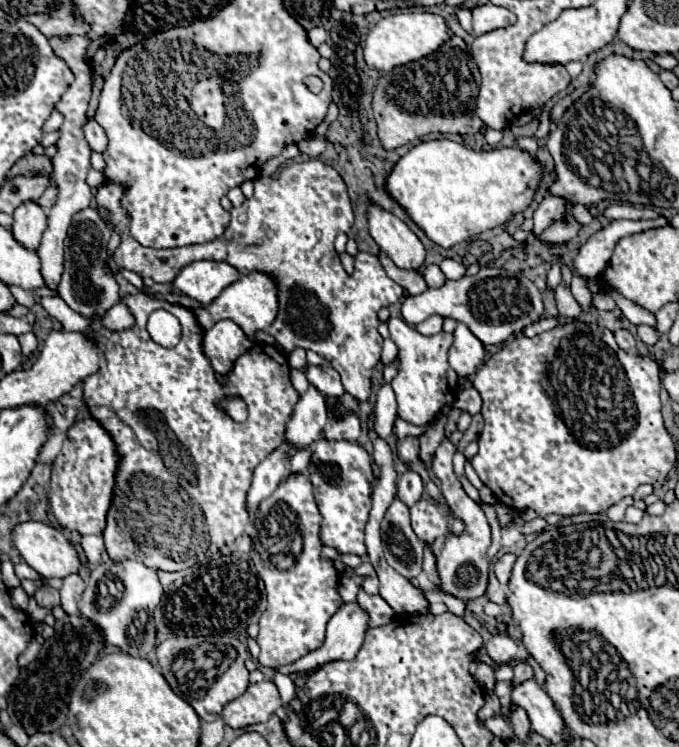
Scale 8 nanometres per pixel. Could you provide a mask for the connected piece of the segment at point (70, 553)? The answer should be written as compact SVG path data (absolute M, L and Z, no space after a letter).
M28 521L16 525L16 529L12 531L12 541L14 547L20 551L22 559L46 579L66 579L68 575L80 573L82 569L82 561L76 547L62 535L60 529L48 527L40 521Z

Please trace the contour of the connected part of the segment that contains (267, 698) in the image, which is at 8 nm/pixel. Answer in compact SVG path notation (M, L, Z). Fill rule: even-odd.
M262 681L256 685L250 685L244 695L230 701L220 719L230 725L232 729L244 729L248 725L264 723L276 709L282 705L278 689L270 681Z

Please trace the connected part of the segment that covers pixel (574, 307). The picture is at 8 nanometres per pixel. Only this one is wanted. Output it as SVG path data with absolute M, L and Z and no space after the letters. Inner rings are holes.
M562 265L562 283L556 287L556 303L562 317L578 319L582 313L582 307L570 293L570 281L572 281L572 271L566 265Z

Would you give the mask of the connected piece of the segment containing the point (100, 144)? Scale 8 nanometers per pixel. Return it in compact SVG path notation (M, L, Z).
M94 119L86 121L86 125L84 125L84 137L86 137L86 141L88 141L90 151L98 151L98 153L104 153L104 151L106 151L106 147L108 147L108 137L106 137L104 129L102 129Z

